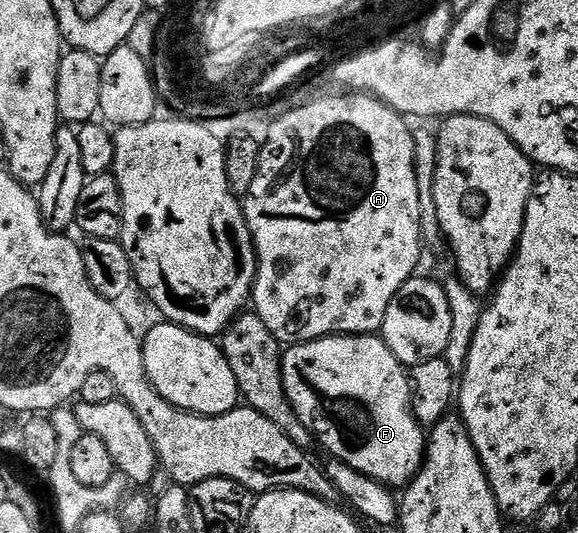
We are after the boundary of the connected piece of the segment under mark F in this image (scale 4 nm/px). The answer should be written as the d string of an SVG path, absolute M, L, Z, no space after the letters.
M334 335L302 345L290 345L284 350L281 371L286 397L295 415L310 429L319 445L321 443L330 453L330 458L390 487L404 487L417 476L425 461L427 433L415 419L410 374L406 366L391 355L391 347L387 347L380 336Z

